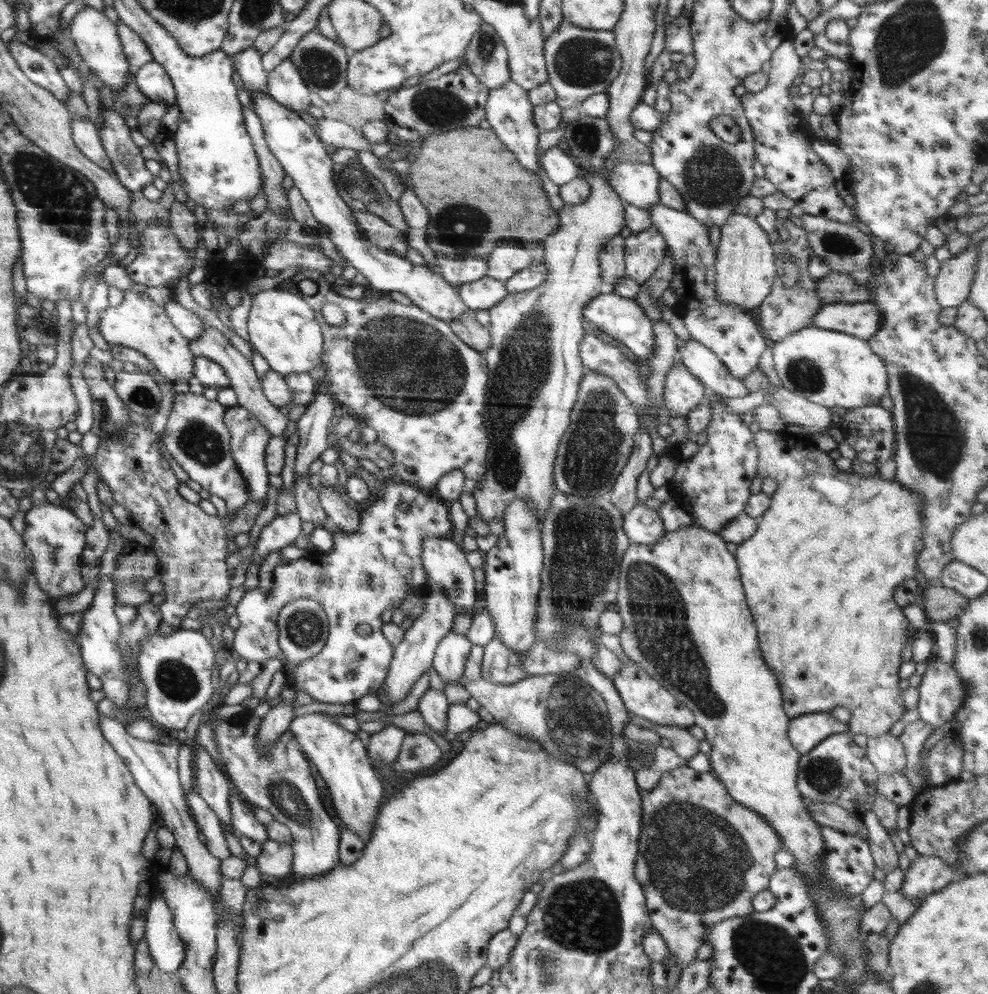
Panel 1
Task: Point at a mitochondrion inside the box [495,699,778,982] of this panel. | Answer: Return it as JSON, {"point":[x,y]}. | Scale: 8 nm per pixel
{"point":[696,861]}

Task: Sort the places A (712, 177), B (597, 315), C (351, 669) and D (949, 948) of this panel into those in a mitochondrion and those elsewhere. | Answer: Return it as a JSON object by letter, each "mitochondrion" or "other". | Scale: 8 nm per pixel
{"A":"mitochondrion","B":"other","C":"mitochondrion","D":"other"}

